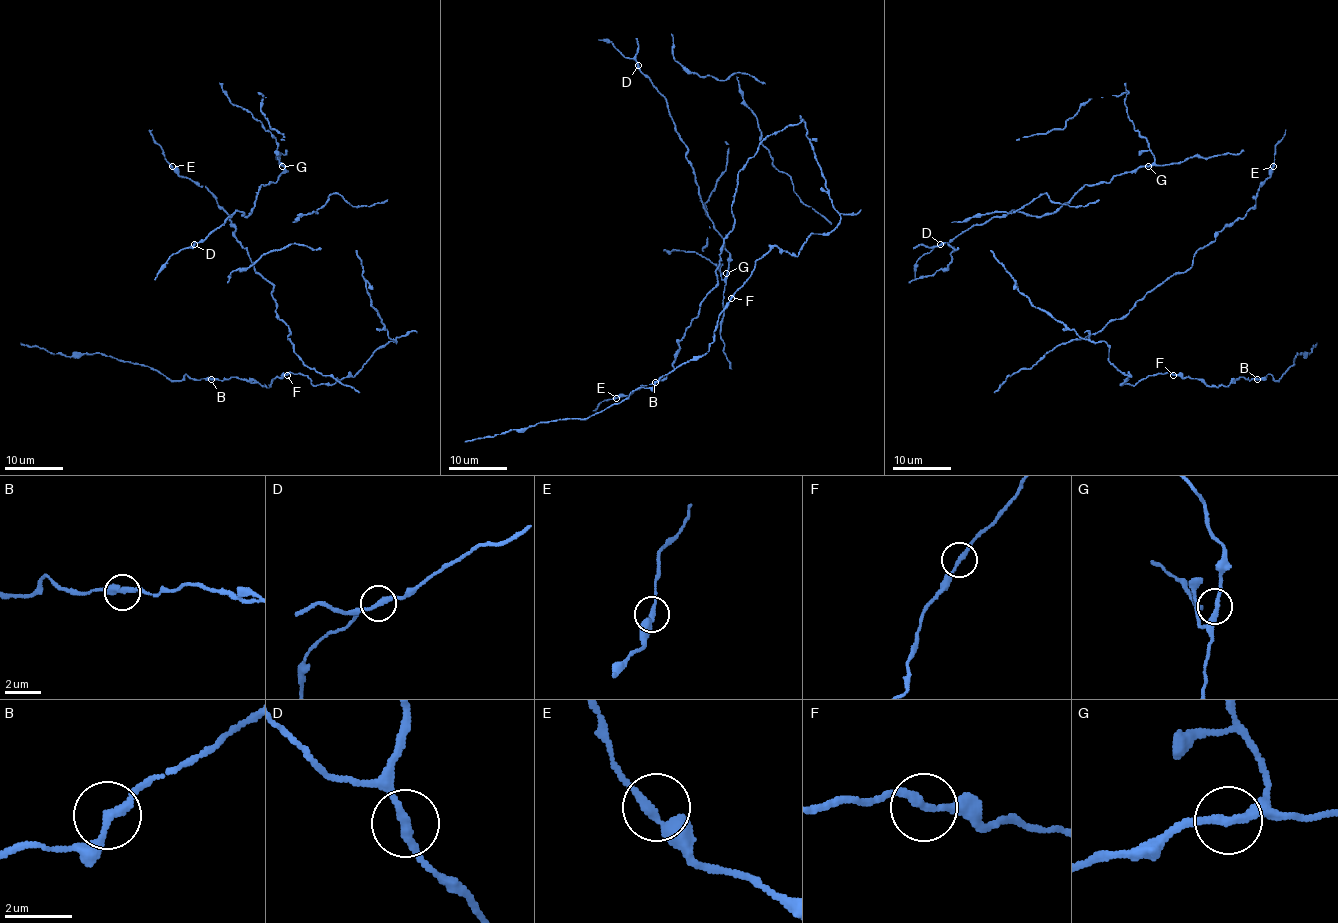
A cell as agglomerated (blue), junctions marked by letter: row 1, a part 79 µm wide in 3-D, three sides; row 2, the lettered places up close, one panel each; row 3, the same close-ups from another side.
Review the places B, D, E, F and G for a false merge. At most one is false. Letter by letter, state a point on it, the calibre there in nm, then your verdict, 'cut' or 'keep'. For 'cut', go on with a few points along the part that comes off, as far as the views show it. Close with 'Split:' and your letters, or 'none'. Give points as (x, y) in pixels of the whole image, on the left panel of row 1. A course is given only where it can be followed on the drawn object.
B: (211, 379) | 240 nm | keep
D: (194, 244) | 240 nm | keep
E: (172, 166) | 260 nm | keep
F: (287, 375) | 240 nm | keep
G: (282, 166) | 240 nm | keep
Split: none

